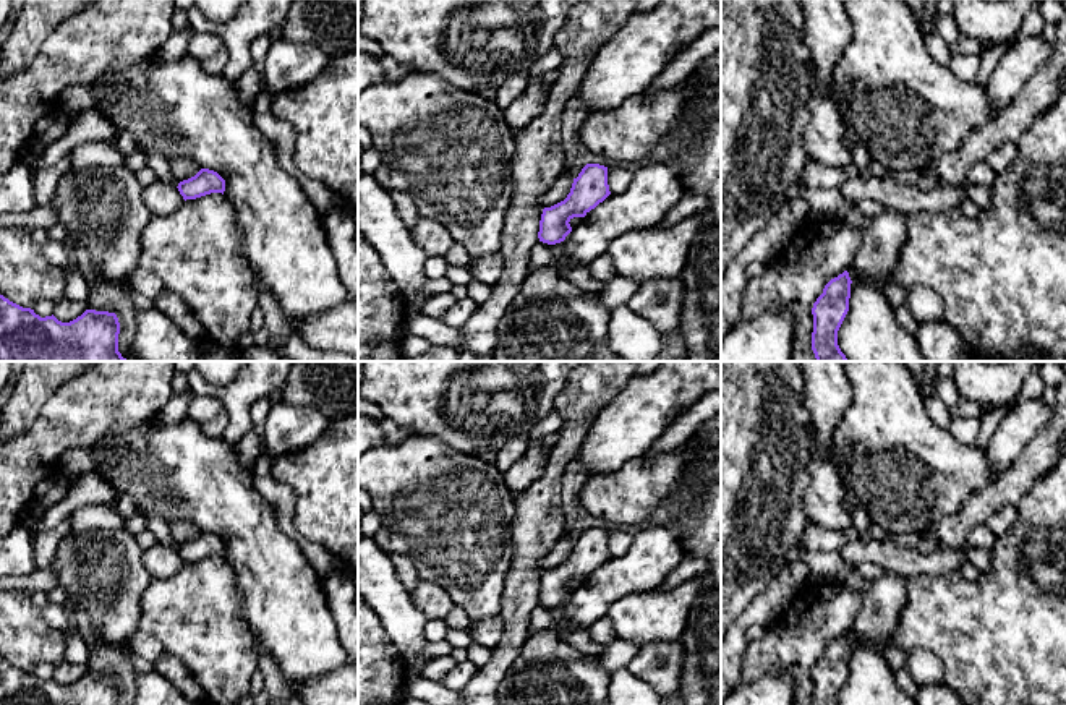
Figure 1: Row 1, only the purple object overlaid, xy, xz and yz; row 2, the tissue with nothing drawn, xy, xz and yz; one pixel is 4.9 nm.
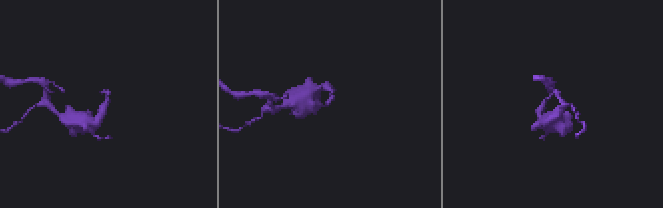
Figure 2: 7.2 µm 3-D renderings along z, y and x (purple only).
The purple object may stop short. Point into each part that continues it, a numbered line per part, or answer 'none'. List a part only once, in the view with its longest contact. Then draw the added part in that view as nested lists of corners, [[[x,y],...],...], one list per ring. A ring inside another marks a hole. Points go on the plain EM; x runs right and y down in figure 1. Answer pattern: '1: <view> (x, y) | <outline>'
none

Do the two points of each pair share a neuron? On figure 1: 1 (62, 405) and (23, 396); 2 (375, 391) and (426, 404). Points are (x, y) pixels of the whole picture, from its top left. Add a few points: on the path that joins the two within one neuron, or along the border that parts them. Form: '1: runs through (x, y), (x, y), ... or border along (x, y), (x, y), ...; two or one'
1: border along (72, 378), (44, 402), (36, 420), (23, 433); two
2: runs through (388, 391), (413, 393); one

